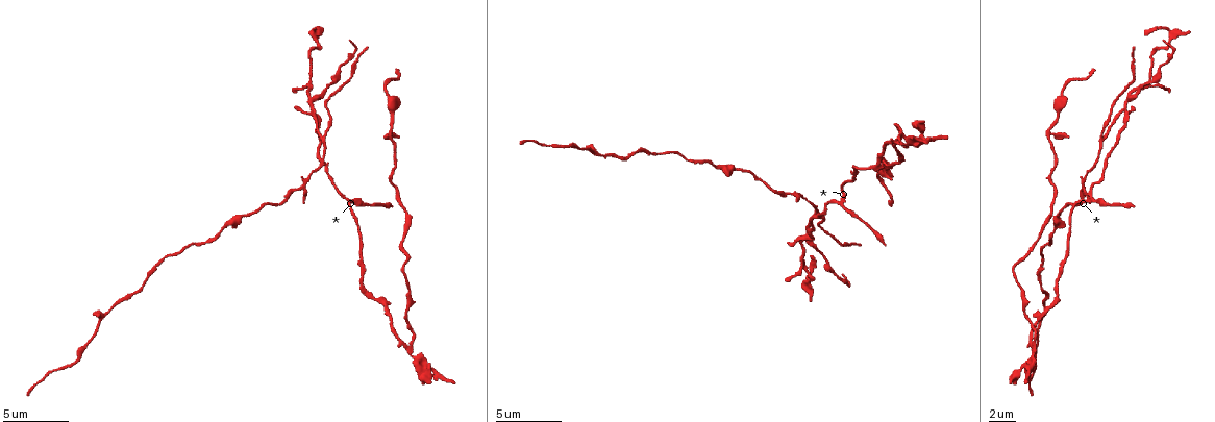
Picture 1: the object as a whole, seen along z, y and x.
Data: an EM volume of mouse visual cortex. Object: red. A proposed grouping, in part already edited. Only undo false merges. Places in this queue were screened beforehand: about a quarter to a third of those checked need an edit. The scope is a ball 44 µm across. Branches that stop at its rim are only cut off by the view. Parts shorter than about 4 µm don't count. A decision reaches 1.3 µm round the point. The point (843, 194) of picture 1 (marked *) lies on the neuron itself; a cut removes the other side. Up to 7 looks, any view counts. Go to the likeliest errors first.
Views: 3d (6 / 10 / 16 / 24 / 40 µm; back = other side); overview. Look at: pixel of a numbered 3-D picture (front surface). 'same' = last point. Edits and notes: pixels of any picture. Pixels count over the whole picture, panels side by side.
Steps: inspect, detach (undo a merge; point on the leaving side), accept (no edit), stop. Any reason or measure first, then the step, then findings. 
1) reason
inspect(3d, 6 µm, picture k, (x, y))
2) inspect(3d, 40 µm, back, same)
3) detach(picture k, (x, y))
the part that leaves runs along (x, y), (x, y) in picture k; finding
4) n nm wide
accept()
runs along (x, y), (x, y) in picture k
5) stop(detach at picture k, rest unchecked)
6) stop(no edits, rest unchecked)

three arms meet
inspect(3d, 10 µm, picture 1, (1132, 99))

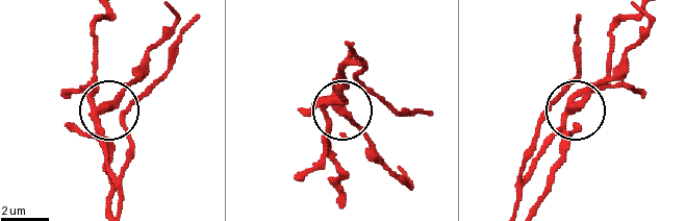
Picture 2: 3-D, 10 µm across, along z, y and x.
3 arms
detach(picture 2, (121, 122))
the part that leaves runs along (96, 117), (120, 204) in picture 2; a second neuron is stuck on

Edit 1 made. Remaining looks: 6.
four-way junction
inspect(3d, 16 µm, picture 1, (1033, 340))

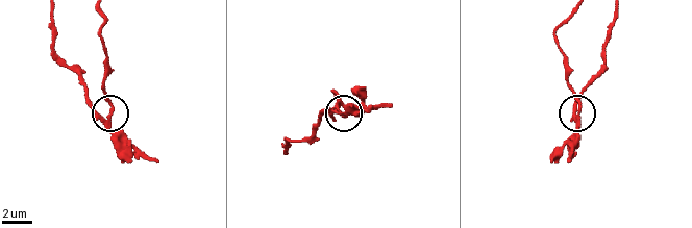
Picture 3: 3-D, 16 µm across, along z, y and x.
side arm 5 µm; 4 arms
detach(picture 3, (106, 98))
two neurons meet here

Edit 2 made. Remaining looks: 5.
sudden change in width
inspect(3d, 16 µm, picture 1, (865, 168))

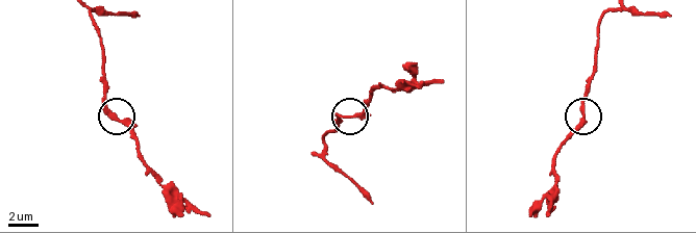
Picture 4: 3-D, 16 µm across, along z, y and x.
290 nm wide
accept()
one neuron here

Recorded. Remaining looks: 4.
stop(detach at picture 2, detach at picture 3, rest unchecked)

